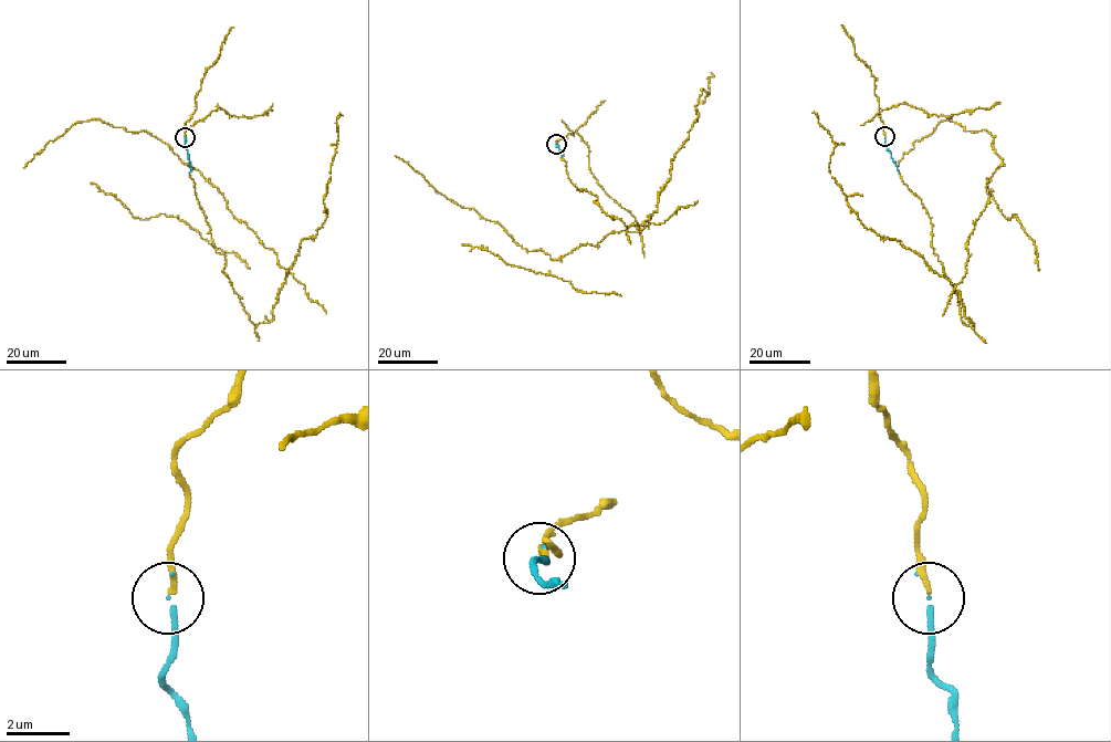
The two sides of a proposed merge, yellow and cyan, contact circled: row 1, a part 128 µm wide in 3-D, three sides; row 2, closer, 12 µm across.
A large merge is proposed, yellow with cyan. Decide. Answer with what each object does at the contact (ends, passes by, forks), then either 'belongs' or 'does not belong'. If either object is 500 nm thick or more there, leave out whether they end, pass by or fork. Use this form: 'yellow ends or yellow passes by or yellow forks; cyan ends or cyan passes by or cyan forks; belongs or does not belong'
yellow ends; cyan ends; belongs

